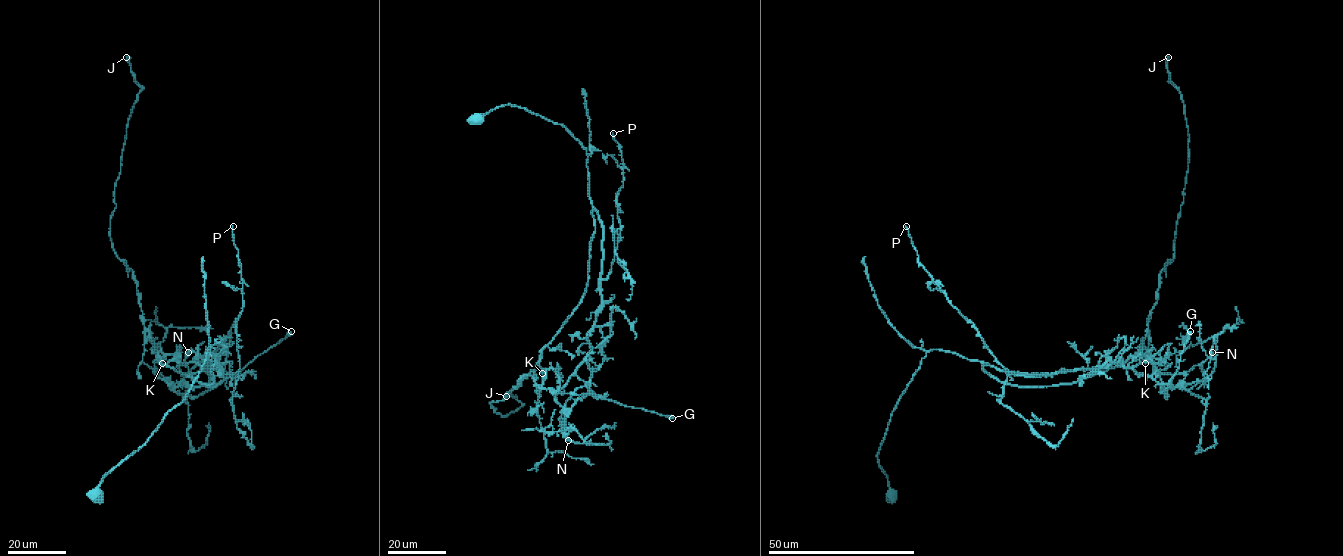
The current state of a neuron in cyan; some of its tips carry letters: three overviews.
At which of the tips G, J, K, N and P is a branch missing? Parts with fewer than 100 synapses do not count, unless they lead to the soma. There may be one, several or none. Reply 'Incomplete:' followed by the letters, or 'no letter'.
Incomplete: no letter

